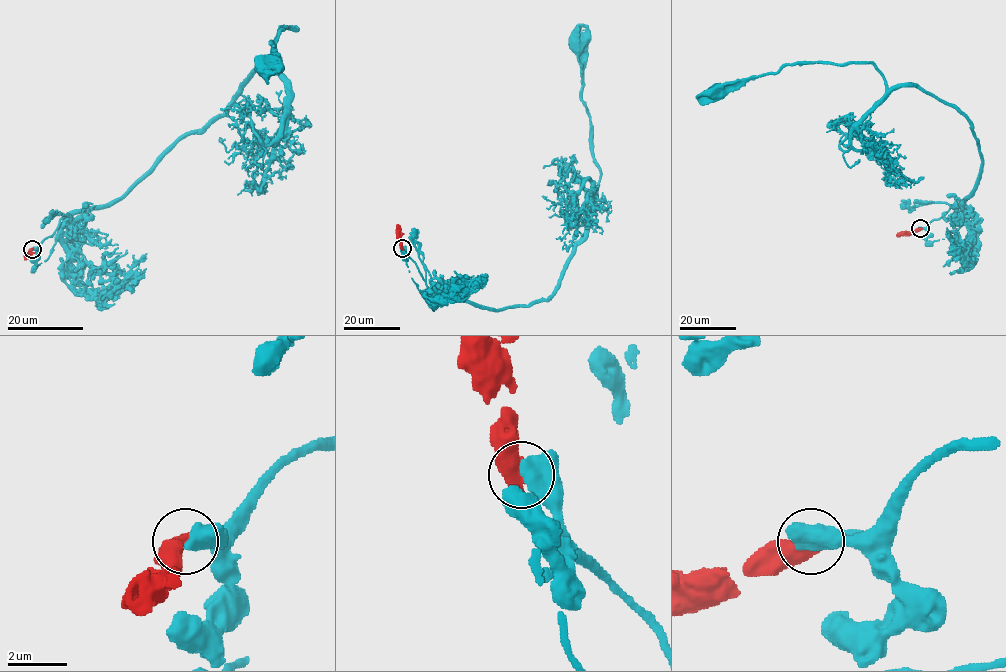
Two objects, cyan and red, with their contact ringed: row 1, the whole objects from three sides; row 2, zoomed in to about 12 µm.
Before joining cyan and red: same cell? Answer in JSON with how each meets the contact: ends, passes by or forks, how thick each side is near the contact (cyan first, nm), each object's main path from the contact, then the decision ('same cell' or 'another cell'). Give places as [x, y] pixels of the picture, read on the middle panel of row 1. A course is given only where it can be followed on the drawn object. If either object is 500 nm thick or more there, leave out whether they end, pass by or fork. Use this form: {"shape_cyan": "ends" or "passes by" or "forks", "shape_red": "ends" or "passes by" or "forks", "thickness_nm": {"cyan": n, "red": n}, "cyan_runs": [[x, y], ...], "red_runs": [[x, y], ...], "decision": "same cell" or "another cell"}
{"thickness_nm": {"cyan": 440, "red": 650}, "cyan_runs": [[402, 248], [429, 288], [480, 305], [530, 306], [554, 292], [584, 234], [585, 205], [600, 179], [574, 43]], "red_runs": [[402, 248], [397, 224]], "decision": "same cell"}

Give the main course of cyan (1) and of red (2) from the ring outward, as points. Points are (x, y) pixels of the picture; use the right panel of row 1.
1: (920, 229), (973, 190), (981, 163), (951, 106), (889, 88), (872, 63), (788, 64), (715, 91)
2: (920, 228), (896, 235)

